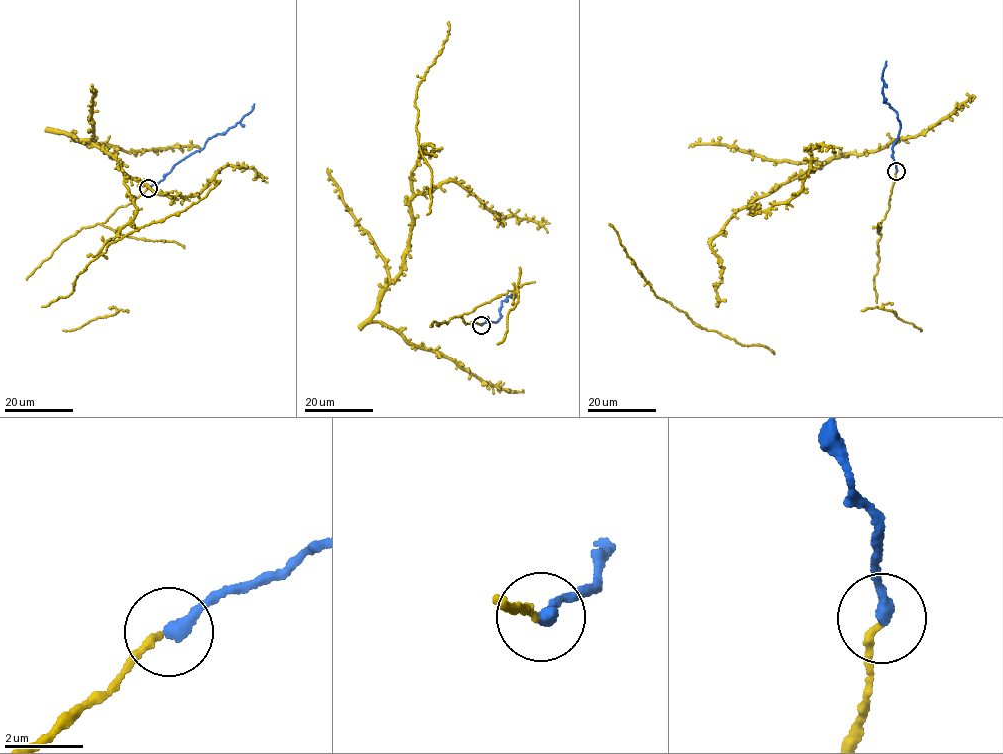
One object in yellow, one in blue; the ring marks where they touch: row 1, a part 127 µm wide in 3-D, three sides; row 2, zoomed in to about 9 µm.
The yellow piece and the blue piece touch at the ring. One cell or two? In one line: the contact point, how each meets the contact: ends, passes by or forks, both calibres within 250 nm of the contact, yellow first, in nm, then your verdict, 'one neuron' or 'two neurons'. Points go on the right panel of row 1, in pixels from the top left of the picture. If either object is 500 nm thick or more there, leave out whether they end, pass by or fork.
(896, 171) | yellow ends | blue ends | 160/360 nm | one neuron

